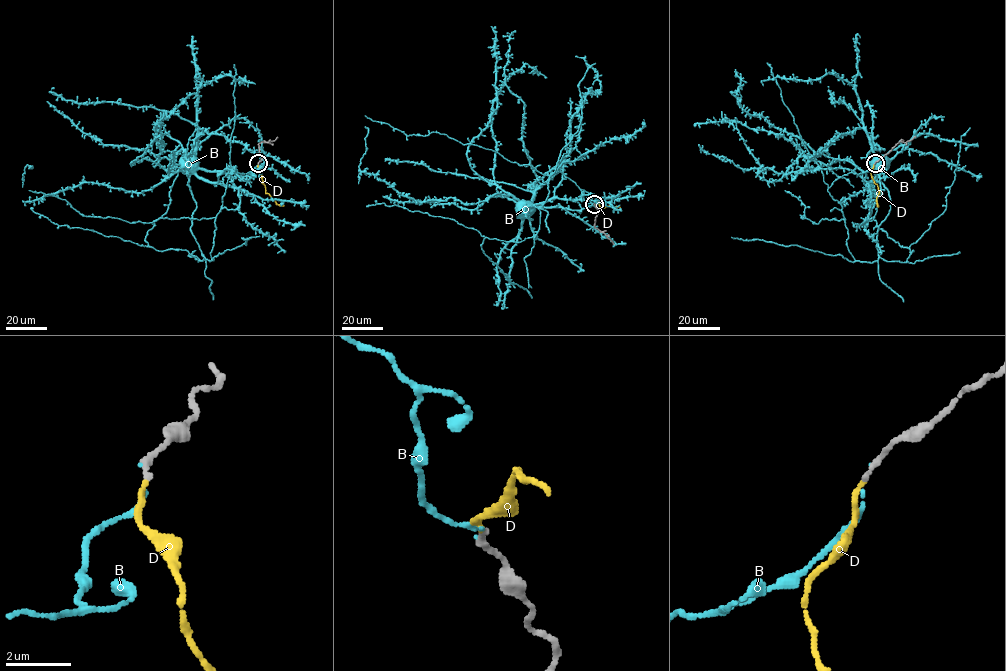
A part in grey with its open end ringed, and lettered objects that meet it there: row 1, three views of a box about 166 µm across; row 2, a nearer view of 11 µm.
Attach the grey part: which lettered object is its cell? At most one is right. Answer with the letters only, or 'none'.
B

